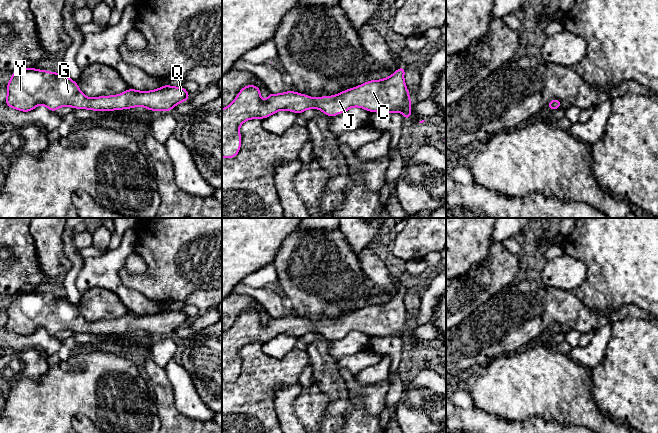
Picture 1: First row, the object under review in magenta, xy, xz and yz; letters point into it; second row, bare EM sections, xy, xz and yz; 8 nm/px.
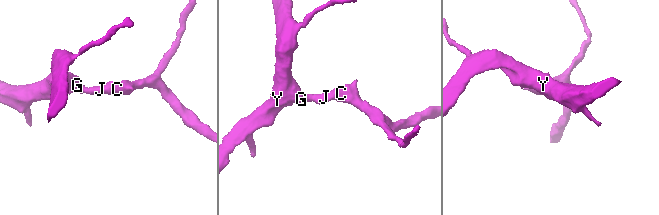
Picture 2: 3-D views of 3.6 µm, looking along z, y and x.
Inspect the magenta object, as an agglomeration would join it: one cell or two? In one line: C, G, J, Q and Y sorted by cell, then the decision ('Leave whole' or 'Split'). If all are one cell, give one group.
Groups: C G J Q Y. Leave whole

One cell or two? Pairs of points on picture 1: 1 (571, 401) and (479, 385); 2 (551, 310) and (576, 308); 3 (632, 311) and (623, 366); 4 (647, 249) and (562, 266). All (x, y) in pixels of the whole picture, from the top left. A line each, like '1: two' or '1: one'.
1: one
2: one
3: two
4: two

